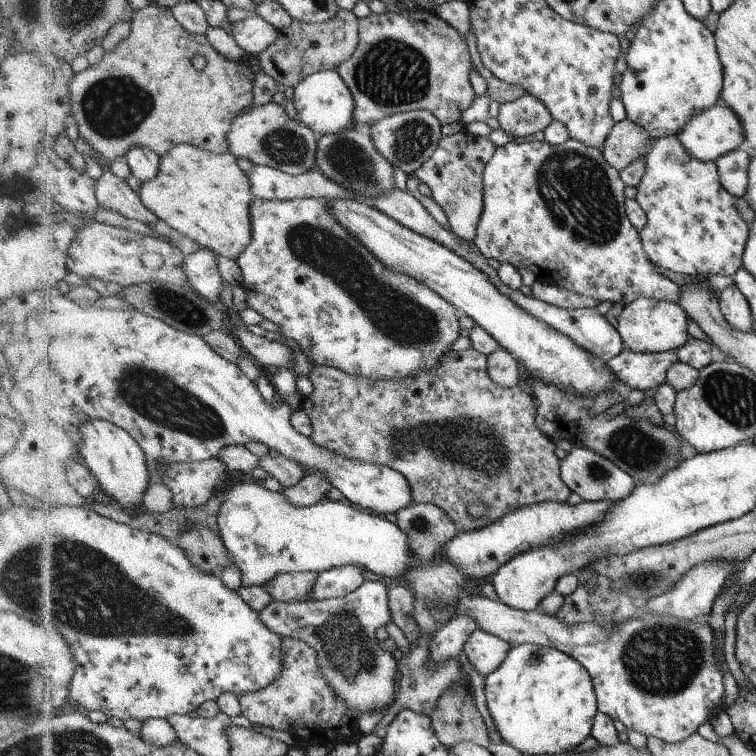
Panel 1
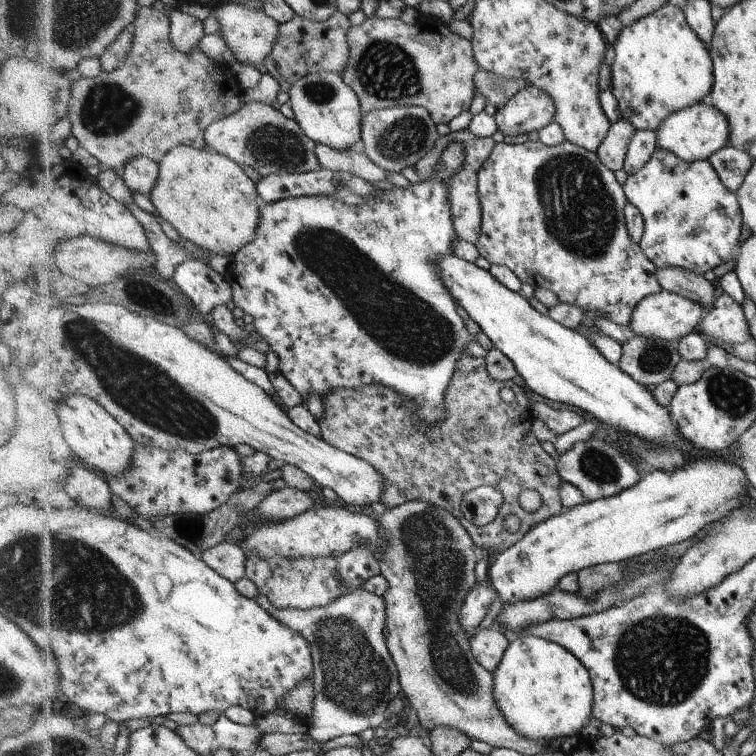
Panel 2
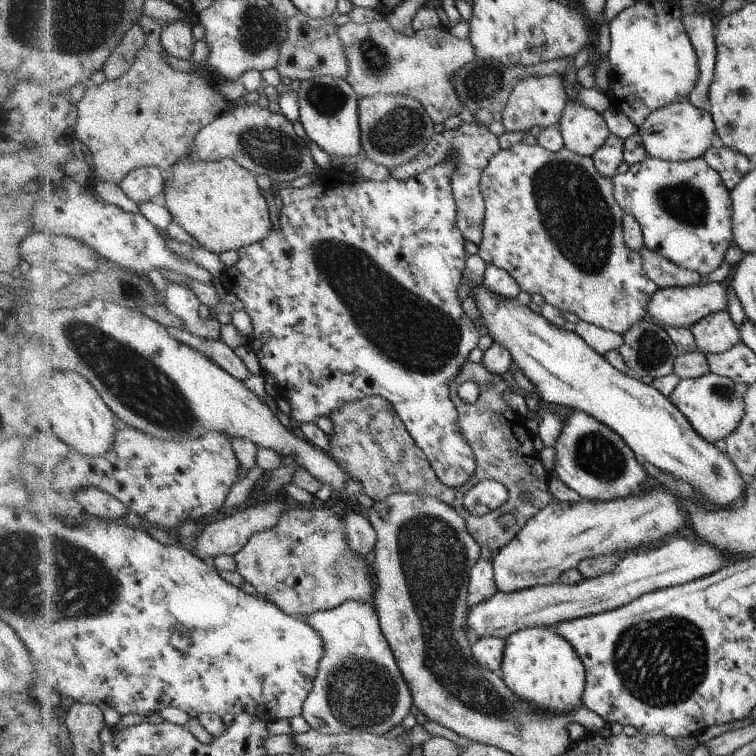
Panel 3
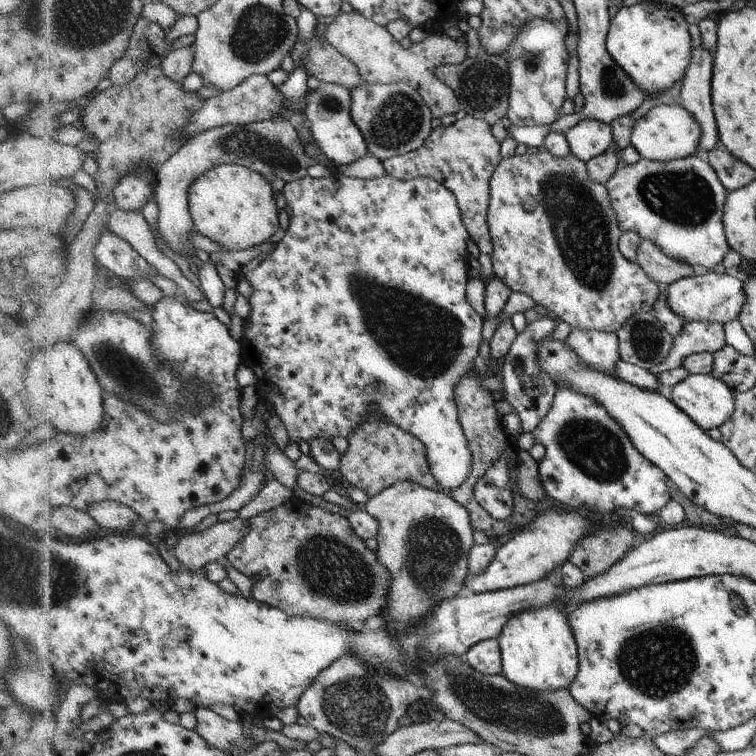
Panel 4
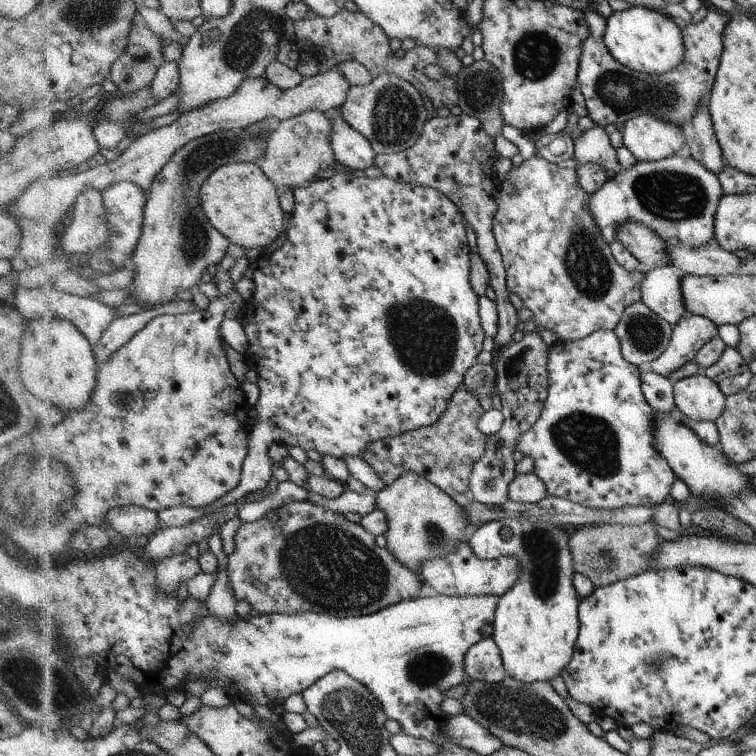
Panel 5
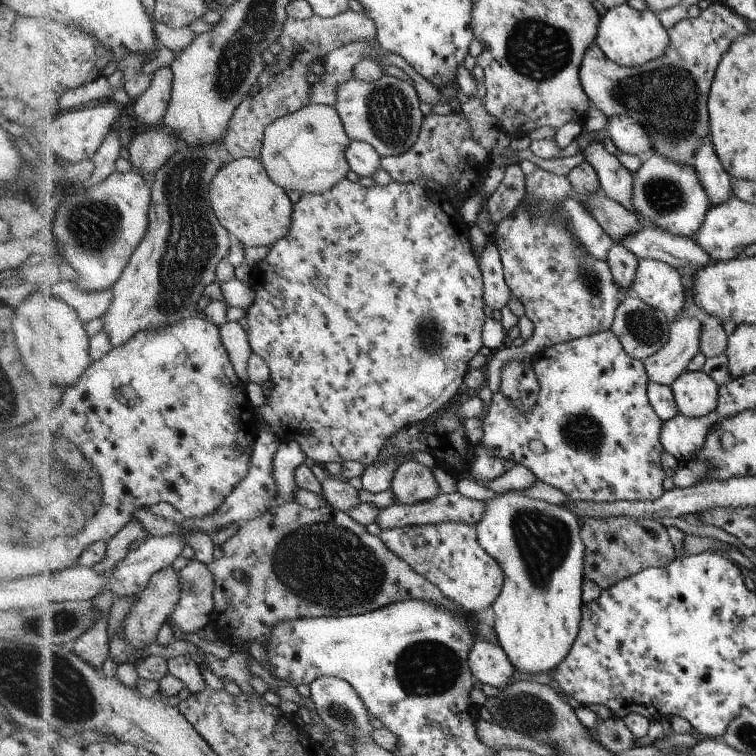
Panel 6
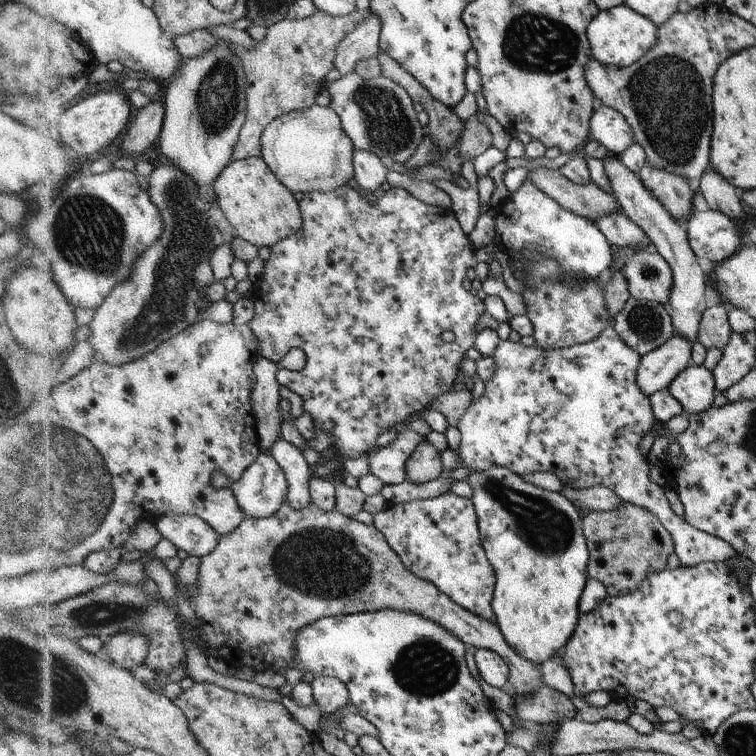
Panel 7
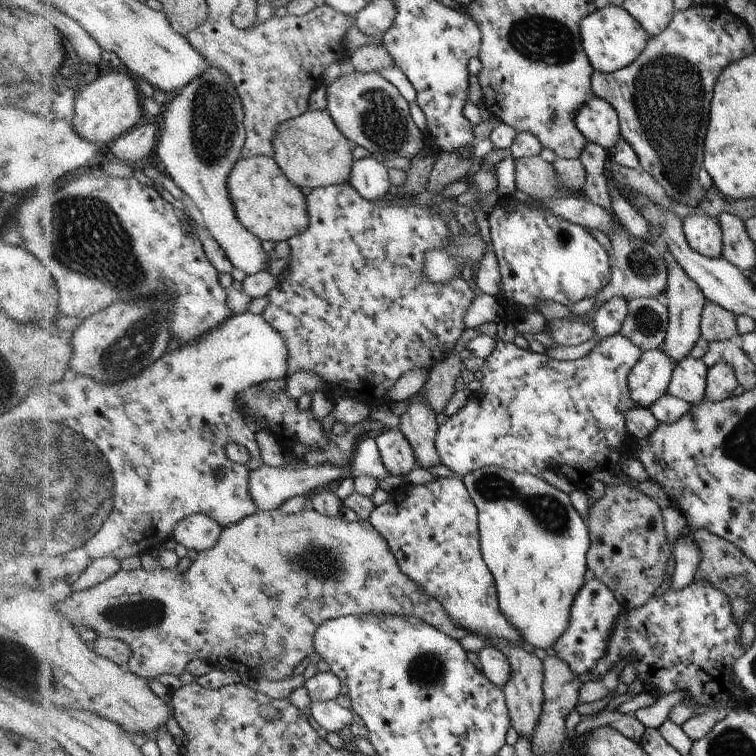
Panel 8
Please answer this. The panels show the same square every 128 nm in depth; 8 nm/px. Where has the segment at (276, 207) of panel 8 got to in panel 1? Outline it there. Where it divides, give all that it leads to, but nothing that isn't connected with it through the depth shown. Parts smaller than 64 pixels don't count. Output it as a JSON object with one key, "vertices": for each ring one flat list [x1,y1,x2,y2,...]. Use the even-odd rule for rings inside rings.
{"vertices":[[182,143,163,157,161,173,154,180,142,184,144,204,160,219,180,233,193,239,200,246,214,249,218,254,238,262,253,241,253,202,257,196,253,182,238,164,234,153,213,153,190,143]]}

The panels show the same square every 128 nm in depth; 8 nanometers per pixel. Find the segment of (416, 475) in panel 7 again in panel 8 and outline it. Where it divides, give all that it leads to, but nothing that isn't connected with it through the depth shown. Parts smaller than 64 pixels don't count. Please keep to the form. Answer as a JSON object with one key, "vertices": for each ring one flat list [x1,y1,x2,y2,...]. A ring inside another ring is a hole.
{"vertices":[[416,394,409,408,400,416,401,423,398,426,408,439,415,454,418,467,431,469,441,464,436,445,437,430,436,413,424,402,418,401]]}

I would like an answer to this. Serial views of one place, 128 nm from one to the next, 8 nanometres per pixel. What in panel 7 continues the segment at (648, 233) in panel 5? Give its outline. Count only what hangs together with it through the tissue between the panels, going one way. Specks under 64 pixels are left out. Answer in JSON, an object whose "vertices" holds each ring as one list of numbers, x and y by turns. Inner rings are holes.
{"vertices":[[538,168,530,171,531,183,541,187,547,195,557,199,566,210,584,218,599,219,606,215,622,213,613,194,606,193,596,183,574,184,560,170]]}

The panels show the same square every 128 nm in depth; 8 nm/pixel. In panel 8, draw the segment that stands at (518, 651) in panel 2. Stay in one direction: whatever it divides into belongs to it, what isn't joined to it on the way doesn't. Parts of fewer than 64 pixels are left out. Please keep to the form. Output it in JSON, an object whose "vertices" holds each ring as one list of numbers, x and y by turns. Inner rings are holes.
{"vertices":[[485,466,465,474,462,480,480,512,481,554,495,578,500,609,520,631,520,640,528,642,537,653,543,654,569,628,573,602,589,577,584,576,584,572,588,544,592,542,588,538,586,524,578,516,572,498,548,484,541,476]]}

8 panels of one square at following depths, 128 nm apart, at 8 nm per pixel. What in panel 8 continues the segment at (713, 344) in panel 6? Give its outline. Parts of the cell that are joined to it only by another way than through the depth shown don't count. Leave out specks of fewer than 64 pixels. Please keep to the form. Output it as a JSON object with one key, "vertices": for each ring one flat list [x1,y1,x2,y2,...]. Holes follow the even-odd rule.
{"vertices":[[706,301,701,314,701,334,709,343,737,339,737,320,733,311]]}

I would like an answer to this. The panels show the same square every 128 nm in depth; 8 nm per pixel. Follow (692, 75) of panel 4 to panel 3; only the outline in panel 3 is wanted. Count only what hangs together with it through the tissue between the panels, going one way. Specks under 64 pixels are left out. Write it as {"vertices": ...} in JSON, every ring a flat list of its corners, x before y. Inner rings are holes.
{"vertices":[[704,7,684,16,684,23,688,28,689,37,697,49,700,59,701,76,688,100,695,107,704,110,704,94,708,96,709,86,713,79,715,58,717,55,715,45,715,28]]}

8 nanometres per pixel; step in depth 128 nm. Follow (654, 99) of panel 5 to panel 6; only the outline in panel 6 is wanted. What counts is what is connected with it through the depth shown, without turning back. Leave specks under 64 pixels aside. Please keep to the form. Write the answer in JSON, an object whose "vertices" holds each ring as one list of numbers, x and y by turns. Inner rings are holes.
{"vertices":[[712,2,706,10,701,10,696,18,686,17,668,29,669,49,666,49,660,58,635,67,623,67,606,58,595,40,581,62,581,85,596,108,608,118,630,115,638,119,653,139,655,154,674,159,674,162,687,163,688,158,693,157,696,150,704,144,704,136,708,134,709,108,706,108,706,102,709,102,708,92,712,92,712,84,716,79,717,69,720,68,720,62,733,42,752,31,753,26,747,18,733,11,725,3]]}

